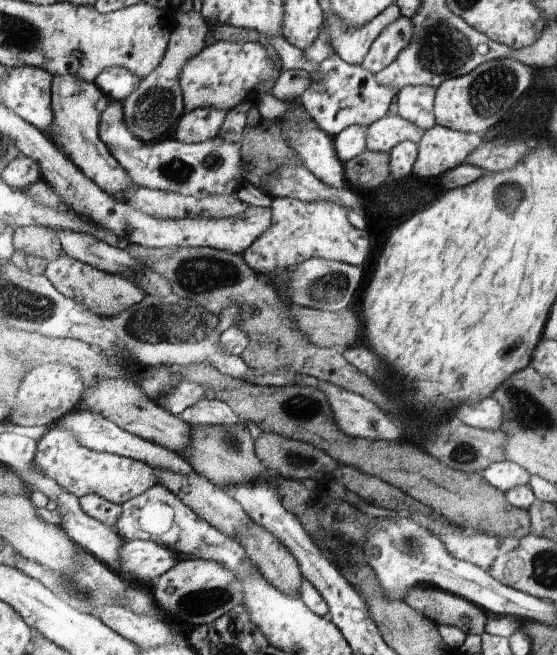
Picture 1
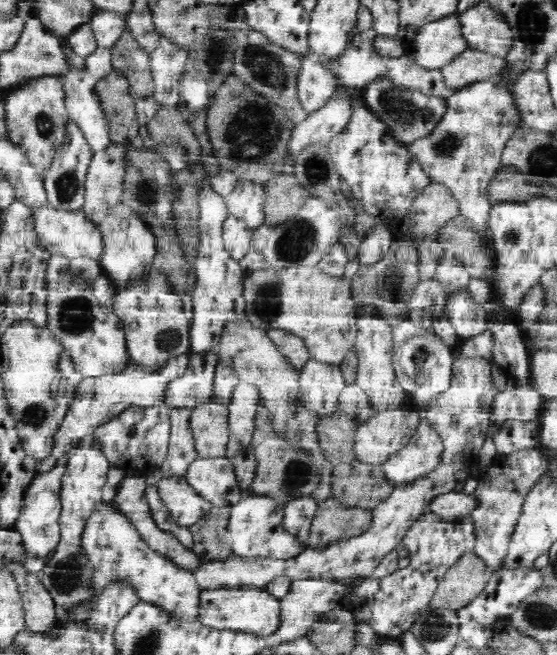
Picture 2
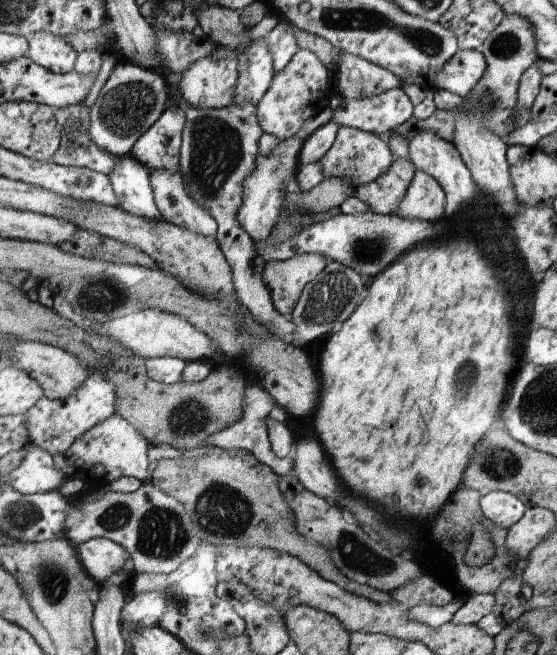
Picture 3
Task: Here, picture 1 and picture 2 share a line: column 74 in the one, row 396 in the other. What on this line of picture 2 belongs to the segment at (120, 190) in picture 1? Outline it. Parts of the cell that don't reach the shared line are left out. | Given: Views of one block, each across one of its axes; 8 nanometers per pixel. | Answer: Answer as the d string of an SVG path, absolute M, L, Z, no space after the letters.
M189 354L170 358L170 362L166 362L162 367L162 372L152 372L152 374L142 372L139 366L128 360L122 370L98 377L83 377L78 383L62 424L54 435L49 455L45 459L37 461L37 474L46 474L46 472L54 470L62 458L69 458L69 455L78 448L82 438L92 436L98 426L102 426L130 405L149 407L162 404L165 386L186 372L189 360Z

